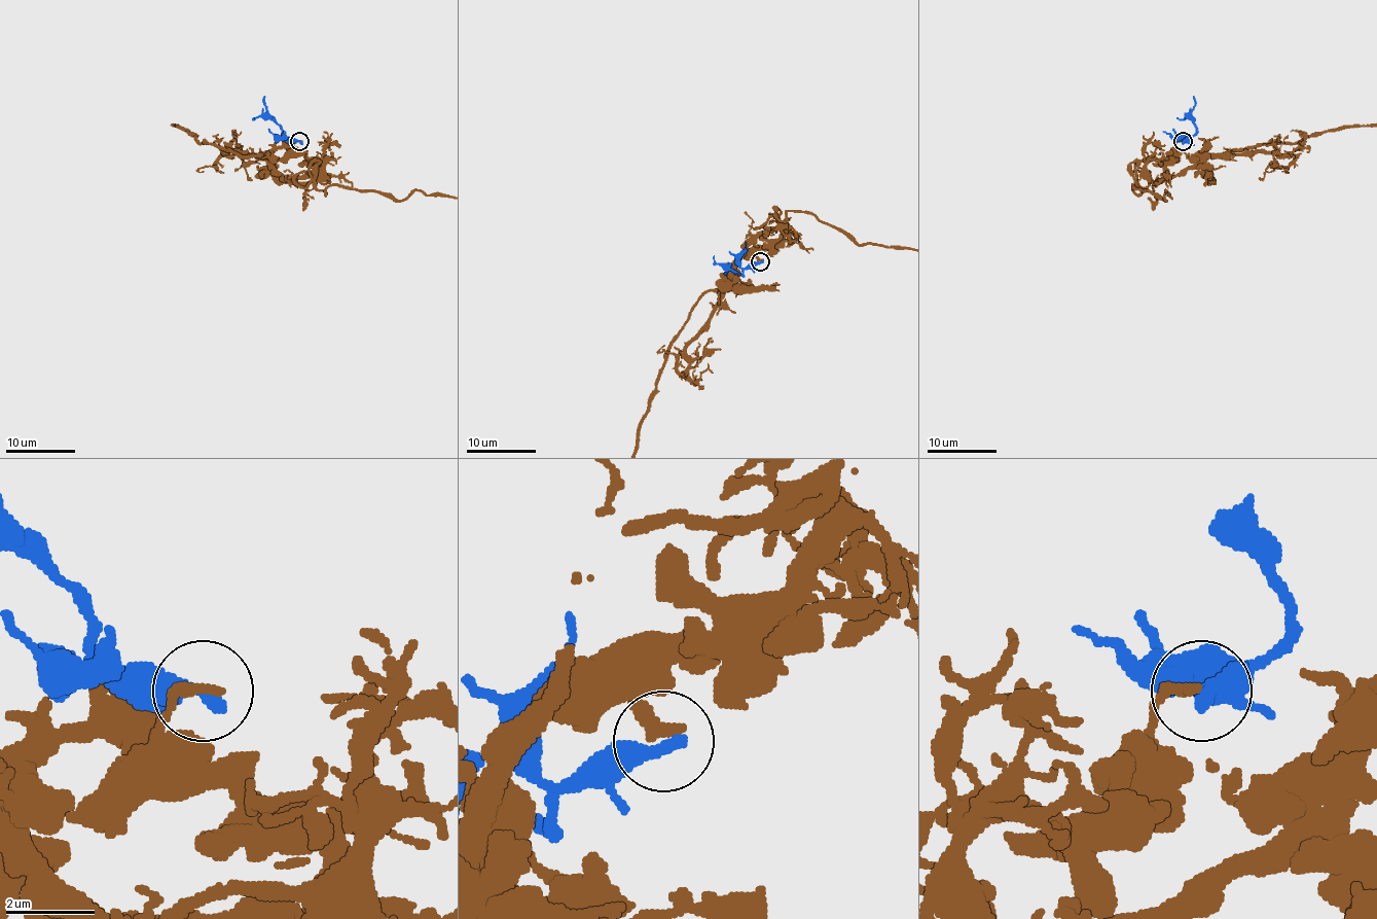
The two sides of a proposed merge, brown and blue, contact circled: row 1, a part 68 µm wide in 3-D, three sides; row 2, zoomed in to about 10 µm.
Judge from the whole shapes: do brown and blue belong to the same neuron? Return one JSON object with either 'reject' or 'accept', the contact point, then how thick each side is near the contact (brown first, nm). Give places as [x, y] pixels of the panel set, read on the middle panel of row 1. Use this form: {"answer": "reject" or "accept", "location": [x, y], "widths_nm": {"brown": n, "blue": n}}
{"answer": "reject", "location": [760, 261], "widths_nm": {"brown": 320, "blue": 440}}

